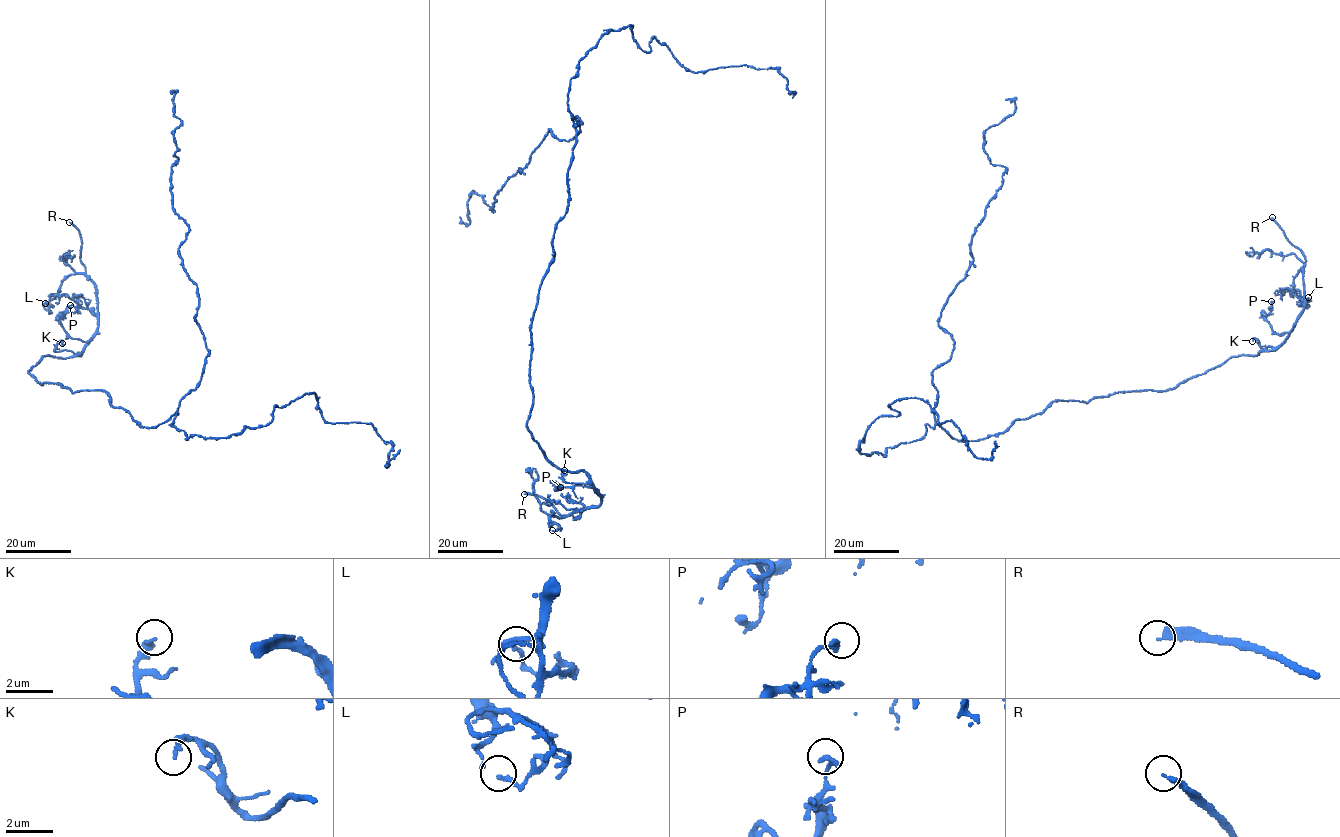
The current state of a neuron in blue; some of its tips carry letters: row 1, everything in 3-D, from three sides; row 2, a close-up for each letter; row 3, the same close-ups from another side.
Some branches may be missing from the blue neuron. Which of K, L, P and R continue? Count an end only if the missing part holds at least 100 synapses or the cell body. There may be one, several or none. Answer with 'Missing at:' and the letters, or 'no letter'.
Missing at: R

